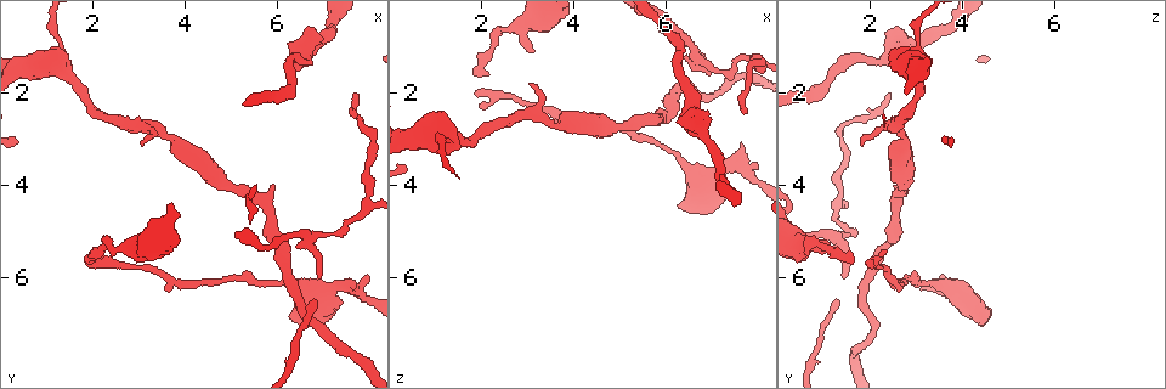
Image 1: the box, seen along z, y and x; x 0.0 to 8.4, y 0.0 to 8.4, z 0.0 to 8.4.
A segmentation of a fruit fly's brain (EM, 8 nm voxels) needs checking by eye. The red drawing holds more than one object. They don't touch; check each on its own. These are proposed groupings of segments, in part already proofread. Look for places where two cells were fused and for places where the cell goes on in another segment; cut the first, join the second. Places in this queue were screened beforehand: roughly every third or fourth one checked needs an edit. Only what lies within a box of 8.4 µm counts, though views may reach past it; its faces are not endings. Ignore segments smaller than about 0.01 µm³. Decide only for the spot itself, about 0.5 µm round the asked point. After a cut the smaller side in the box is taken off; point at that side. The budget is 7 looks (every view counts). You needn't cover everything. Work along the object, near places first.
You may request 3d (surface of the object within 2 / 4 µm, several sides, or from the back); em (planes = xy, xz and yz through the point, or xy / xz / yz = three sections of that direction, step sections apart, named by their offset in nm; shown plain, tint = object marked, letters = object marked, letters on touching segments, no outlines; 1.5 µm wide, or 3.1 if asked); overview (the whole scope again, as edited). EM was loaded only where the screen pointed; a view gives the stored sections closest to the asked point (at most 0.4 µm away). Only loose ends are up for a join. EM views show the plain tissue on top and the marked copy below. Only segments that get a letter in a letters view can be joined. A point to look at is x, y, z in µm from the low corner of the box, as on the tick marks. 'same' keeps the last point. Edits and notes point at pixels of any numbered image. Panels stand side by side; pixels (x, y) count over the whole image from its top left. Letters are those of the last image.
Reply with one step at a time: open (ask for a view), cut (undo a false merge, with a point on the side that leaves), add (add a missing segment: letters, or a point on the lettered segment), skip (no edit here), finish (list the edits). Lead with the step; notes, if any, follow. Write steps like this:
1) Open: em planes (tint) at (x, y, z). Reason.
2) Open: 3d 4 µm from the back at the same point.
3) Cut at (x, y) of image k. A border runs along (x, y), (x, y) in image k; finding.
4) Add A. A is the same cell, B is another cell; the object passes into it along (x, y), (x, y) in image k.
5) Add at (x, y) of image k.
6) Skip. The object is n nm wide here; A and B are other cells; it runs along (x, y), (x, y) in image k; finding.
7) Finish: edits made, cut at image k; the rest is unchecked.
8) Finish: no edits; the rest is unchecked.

Open: em xz step 4 (tint) at (1.40, 1.55, 3.05). Thin neck.

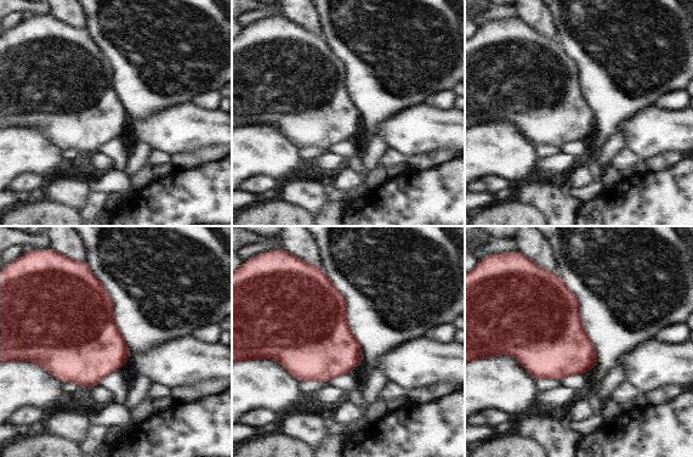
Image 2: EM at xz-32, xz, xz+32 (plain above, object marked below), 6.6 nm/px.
Open: em planes (letters) at the same point. Cut it another way.

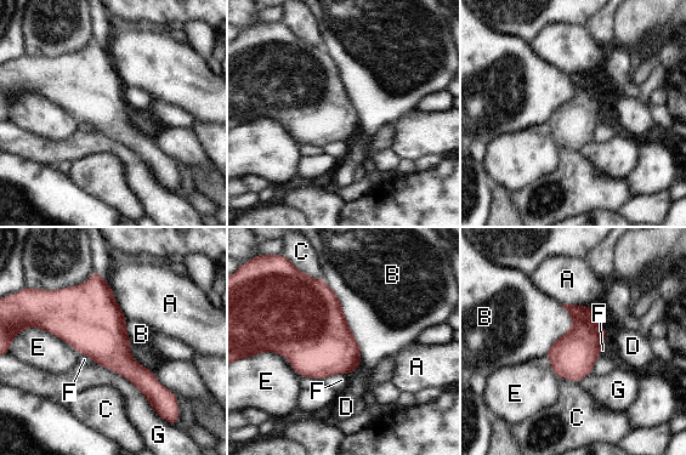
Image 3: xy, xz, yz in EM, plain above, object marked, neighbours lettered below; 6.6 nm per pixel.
Skip. The longest contact is with B, 650 nm; A, B, C, D, E, F and G are other cells; a border runs along (323, 278), (359, 346), (361, 365) in image 3; all the same cell.

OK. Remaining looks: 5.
Open: em planes (letters) at (6.55, 1.25, 2.35). Thick turns thin.

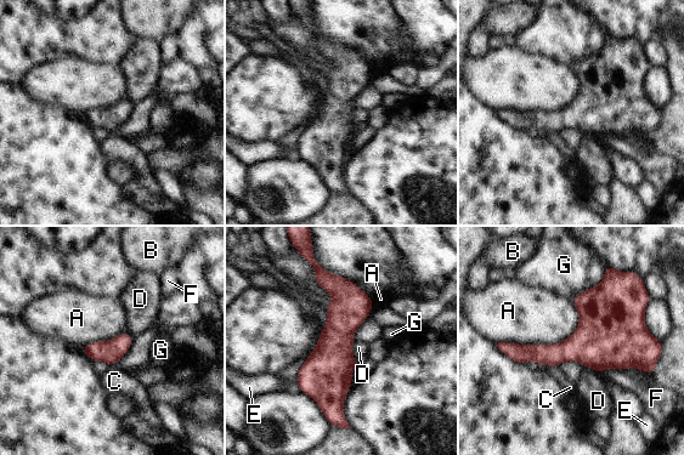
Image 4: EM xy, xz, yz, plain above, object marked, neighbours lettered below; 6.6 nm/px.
Skip. A, B, C, D, E, F and G are other cells; continuous, no second cell.

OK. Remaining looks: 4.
Open: em xz step 8 (tint) at (7.85, 2.75, 1.45).

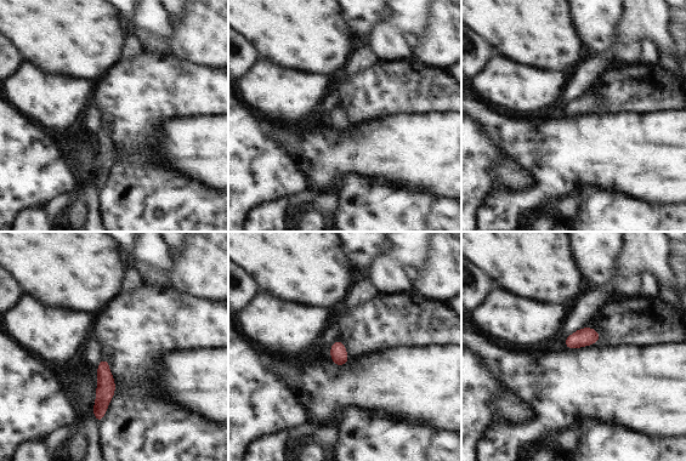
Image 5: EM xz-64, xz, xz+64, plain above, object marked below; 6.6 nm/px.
Open: em planes (letters) at the same point.

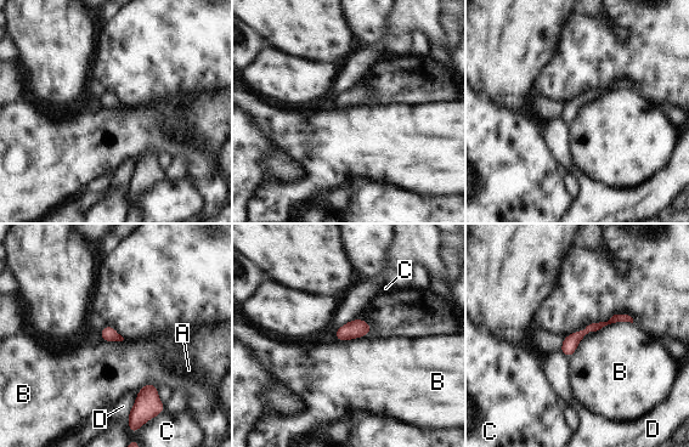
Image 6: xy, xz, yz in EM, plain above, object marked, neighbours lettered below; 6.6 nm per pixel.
Skip. The object is 100 nm wide here; A, B, C and D are other cells; it runs along (627, 318), (592, 327), (564, 350) in image 6; all the same cell.

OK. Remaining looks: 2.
Finish: no edits; the rest is unchecked.

